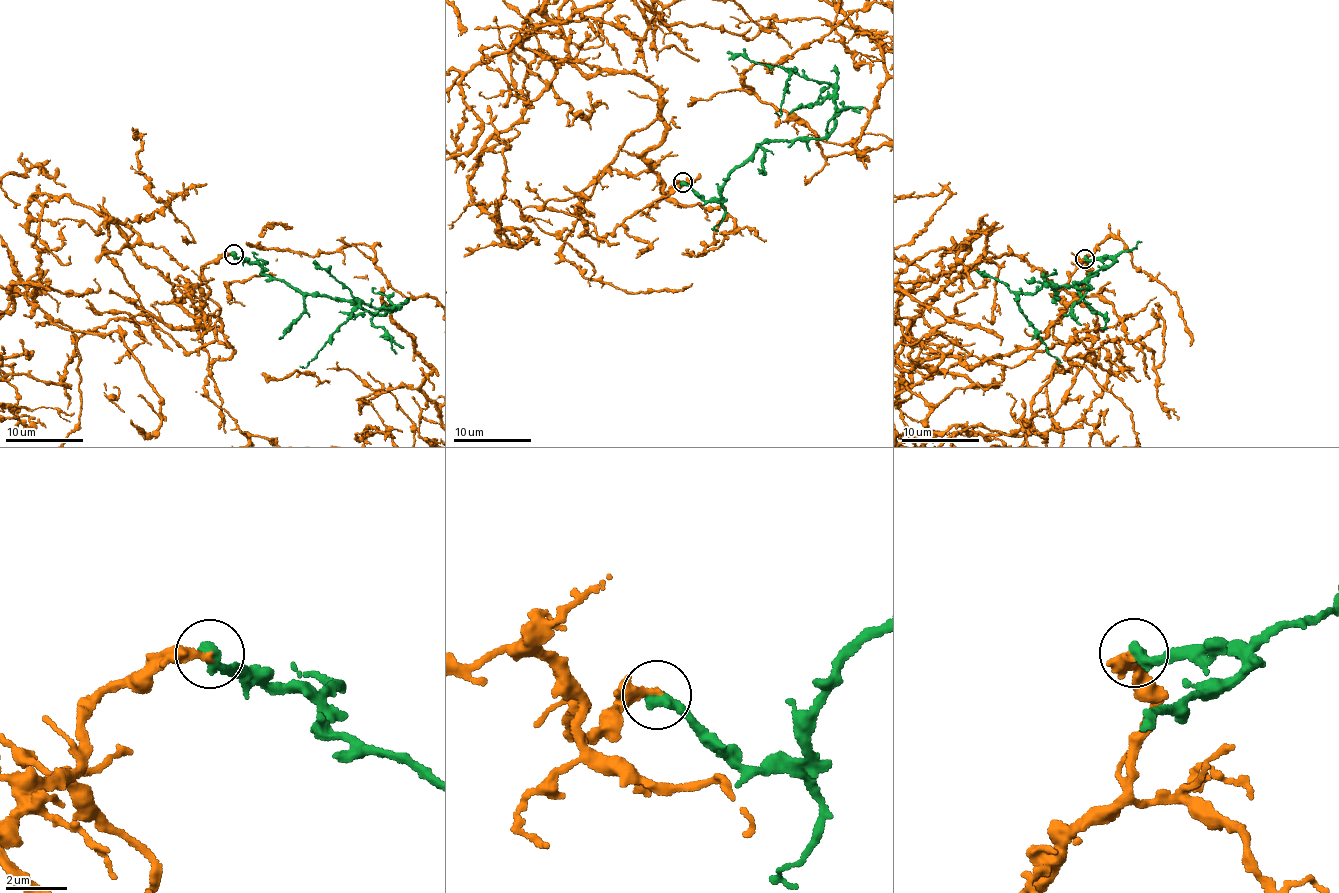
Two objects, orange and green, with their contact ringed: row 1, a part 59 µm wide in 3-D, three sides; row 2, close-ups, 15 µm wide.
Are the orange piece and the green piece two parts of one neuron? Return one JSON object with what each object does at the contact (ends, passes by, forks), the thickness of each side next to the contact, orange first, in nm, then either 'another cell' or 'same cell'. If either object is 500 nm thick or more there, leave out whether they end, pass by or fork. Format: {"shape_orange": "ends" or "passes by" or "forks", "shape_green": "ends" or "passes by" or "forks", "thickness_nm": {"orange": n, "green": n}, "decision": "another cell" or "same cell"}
{"shape_orange": "ends", "shape_green": "ends", "thickness_nm": {"orange": 280, "green": 460}, "decision": "same cell"}

